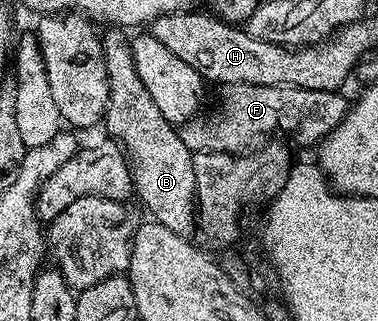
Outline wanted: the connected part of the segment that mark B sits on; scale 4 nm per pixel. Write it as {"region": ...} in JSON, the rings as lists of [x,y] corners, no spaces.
{"region":[[[109,30],[101,36],[103,46],[103,62],[107,62],[107,82],[109,83],[109,97],[107,98],[107,110],[103,128],[116,143],[120,144],[126,157],[131,161],[133,173],[133,185],[136,199],[145,203],[145,208],[150,212],[156,223],[167,226],[175,234],[183,237],[190,235],[189,231],[195,228],[195,205],[197,204],[197,191],[195,190],[195,166],[193,154],[183,146],[183,138],[180,131],[163,118],[163,110],[155,106],[147,86],[143,86],[143,78],[135,70],[135,58],[133,57],[133,45],[130,37],[121,30]]]}

